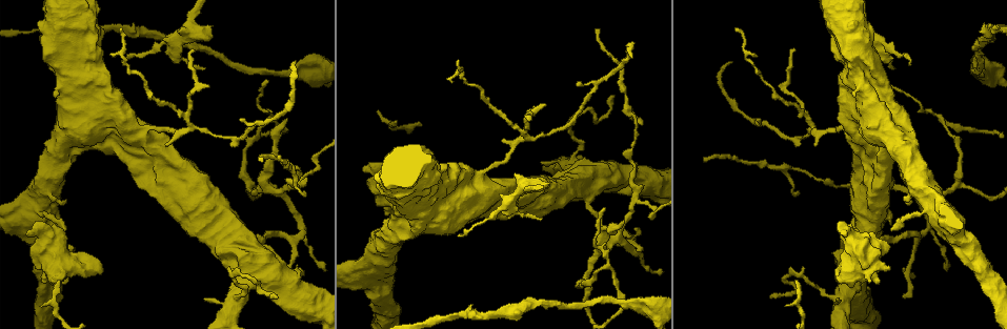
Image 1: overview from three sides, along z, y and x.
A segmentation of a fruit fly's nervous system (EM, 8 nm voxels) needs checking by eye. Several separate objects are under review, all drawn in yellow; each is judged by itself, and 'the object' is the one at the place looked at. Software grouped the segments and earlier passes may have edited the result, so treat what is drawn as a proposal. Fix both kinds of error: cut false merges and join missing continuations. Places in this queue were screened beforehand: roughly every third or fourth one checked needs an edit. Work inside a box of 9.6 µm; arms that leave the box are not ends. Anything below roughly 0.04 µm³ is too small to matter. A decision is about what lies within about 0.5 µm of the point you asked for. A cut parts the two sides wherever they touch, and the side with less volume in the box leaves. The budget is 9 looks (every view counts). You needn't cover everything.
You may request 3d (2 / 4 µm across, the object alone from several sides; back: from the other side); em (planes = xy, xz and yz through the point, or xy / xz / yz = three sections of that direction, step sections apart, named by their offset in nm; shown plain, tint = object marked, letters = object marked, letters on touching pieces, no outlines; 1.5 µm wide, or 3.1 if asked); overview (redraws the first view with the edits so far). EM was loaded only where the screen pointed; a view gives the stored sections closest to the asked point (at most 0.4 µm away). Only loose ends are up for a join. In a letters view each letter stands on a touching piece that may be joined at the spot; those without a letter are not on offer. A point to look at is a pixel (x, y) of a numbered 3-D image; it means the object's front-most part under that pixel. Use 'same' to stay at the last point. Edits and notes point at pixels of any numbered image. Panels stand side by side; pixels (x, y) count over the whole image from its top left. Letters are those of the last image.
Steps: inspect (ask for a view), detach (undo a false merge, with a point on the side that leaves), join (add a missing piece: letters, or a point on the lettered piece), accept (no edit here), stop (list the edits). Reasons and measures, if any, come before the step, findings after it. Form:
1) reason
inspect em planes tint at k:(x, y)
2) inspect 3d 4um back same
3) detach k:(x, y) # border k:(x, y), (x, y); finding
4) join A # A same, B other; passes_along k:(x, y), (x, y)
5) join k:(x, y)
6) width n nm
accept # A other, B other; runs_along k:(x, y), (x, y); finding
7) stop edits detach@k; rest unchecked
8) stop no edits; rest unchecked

an open end
inspect em planes letters at 1:(28, 235)

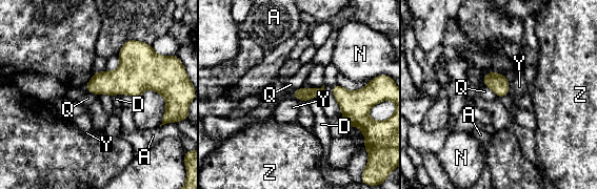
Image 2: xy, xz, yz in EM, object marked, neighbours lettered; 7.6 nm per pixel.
accept # A other, D other, N other, Q other, Y other, Z other; border 2:(482, 83), (498, 98); none of them fits

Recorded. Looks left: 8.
tapers out
inspect 3d 4um at 1:(624, 220)

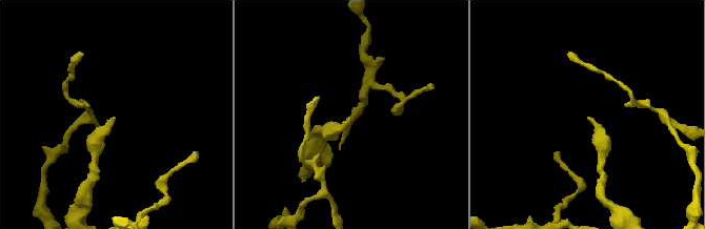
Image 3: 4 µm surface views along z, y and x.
inspect em planes plain at 3:(114, 119)

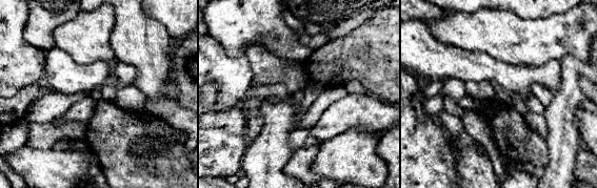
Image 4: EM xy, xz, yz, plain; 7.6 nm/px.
inspect em planes letters same

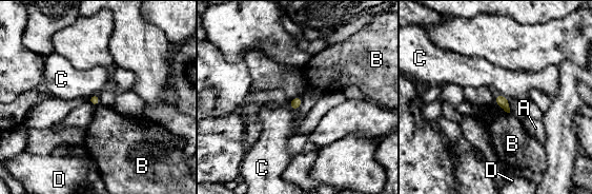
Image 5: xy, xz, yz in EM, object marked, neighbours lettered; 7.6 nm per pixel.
accept # A other, B other, C other, D other; no lettered piece goes on from it

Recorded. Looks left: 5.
free end
inspect em planes letters at 1:(549, 186)

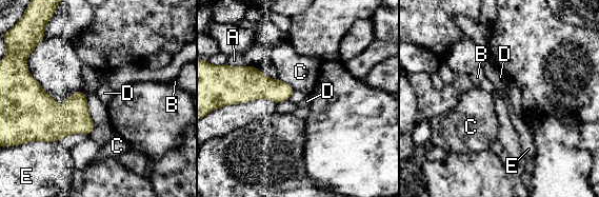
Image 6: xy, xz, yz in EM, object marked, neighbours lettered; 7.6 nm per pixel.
accept # A other, B other, C other, D other, E other; no lettered piece goes on from it

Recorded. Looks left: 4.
an open end
inspect em xz step 4 tint at 1:(599, 30)

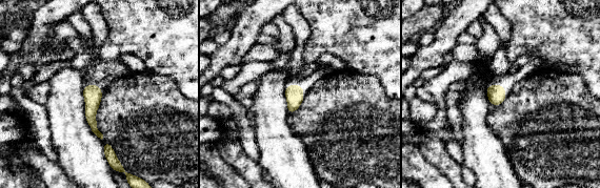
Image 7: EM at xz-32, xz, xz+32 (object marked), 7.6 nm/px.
inspect em planes letters same

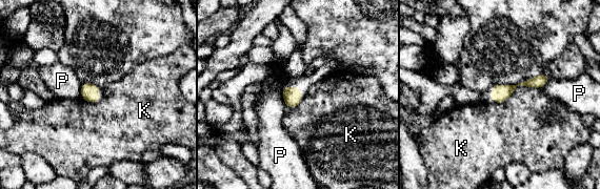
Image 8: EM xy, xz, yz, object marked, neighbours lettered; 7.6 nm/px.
accept # K other, P other; none of them fits

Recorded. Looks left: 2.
stop no edits; rest unchecked

